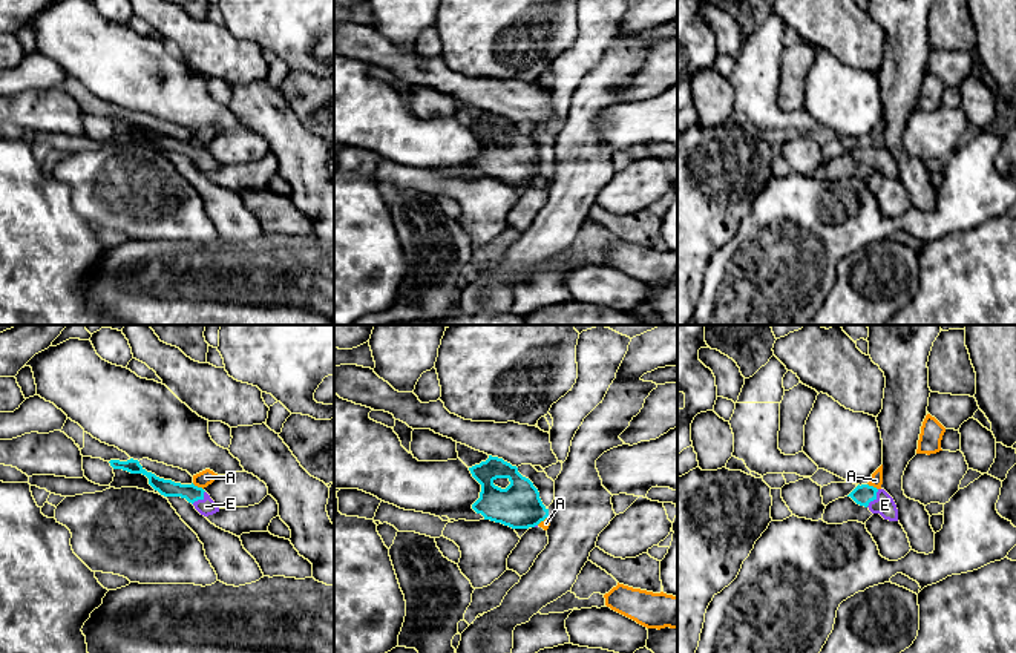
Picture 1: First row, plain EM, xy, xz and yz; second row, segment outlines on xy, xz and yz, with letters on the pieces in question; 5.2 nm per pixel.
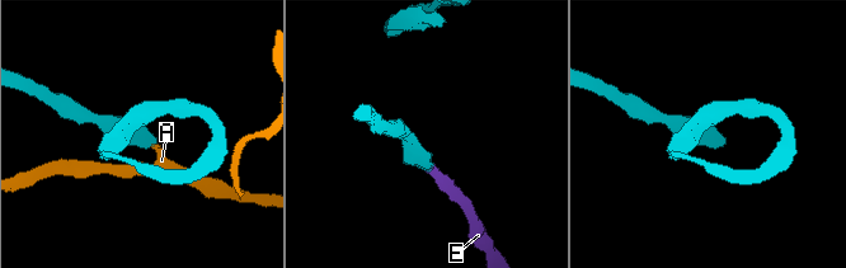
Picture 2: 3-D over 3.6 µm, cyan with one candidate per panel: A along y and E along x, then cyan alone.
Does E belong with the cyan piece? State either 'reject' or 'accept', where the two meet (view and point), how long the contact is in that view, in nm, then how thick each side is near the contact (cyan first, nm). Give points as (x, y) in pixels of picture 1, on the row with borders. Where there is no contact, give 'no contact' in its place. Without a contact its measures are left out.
accept; contact yz (874, 498); length 120 nm; calibres 100 and 110 nm

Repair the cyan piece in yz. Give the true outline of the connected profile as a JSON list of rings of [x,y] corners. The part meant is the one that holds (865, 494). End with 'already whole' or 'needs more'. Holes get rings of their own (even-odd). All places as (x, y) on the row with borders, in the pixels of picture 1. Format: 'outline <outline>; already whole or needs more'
outline [[[858,484],[847,497],[857,504],[880,514],[884,520],[898,521],[898,509],[893,498],[884,491],[869,484]]]; needs more

